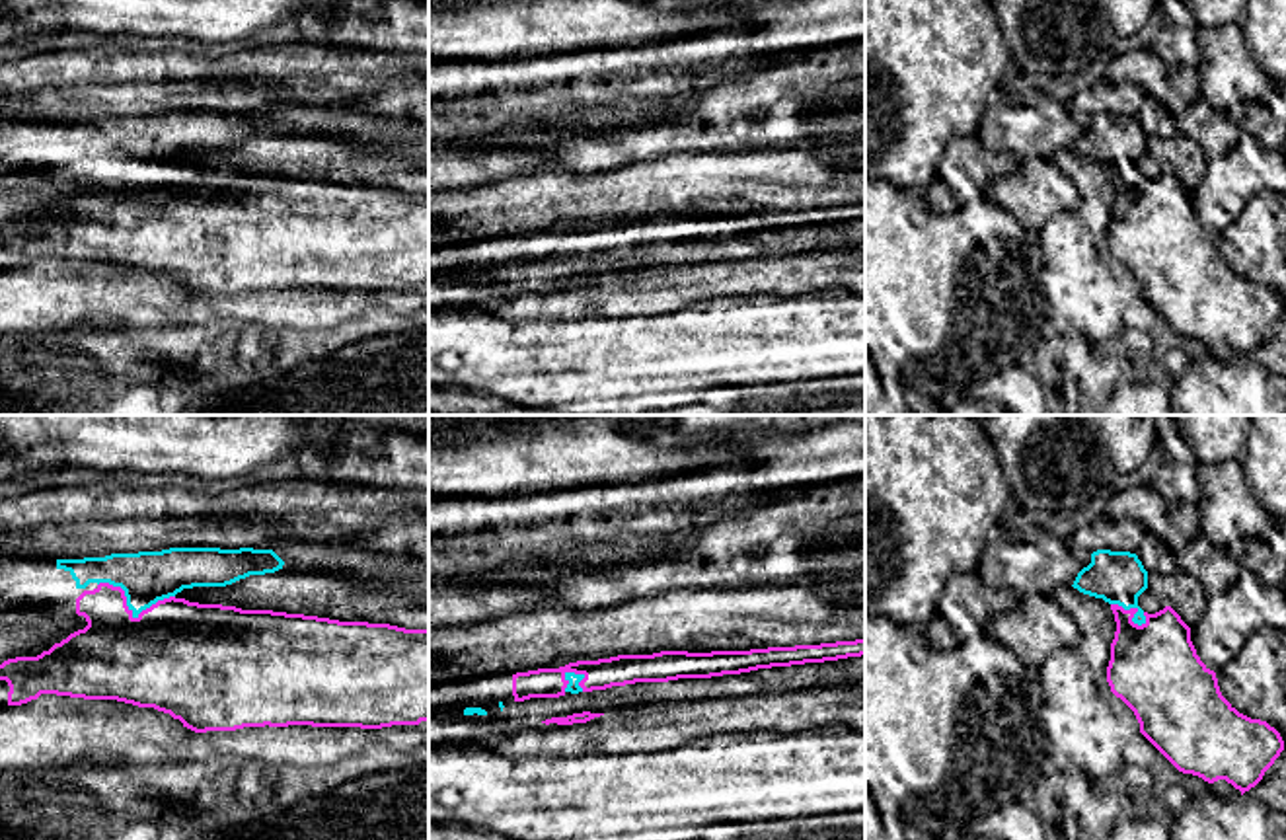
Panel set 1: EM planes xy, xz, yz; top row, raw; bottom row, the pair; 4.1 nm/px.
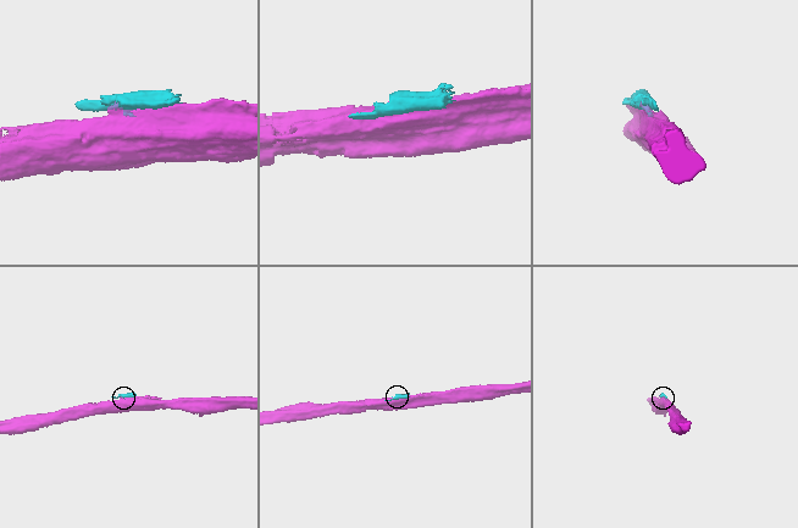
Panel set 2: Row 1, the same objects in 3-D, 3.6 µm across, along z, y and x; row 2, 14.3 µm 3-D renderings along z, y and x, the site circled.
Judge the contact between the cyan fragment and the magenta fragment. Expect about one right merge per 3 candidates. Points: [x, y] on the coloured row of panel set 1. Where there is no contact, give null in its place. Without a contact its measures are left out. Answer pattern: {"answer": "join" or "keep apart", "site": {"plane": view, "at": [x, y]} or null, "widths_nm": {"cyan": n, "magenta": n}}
{"answer": "keep apart", "site": {"plane": "xy", "at": [129, 609]}, "widths_nm": {"cyan": 220, "magenta": 400}}

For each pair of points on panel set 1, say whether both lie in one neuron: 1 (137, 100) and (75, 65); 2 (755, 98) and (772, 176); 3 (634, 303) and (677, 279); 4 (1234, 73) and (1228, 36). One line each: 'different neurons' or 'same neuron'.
1: different neurons
2: different neurons
3: same neuron
4: same neuron

